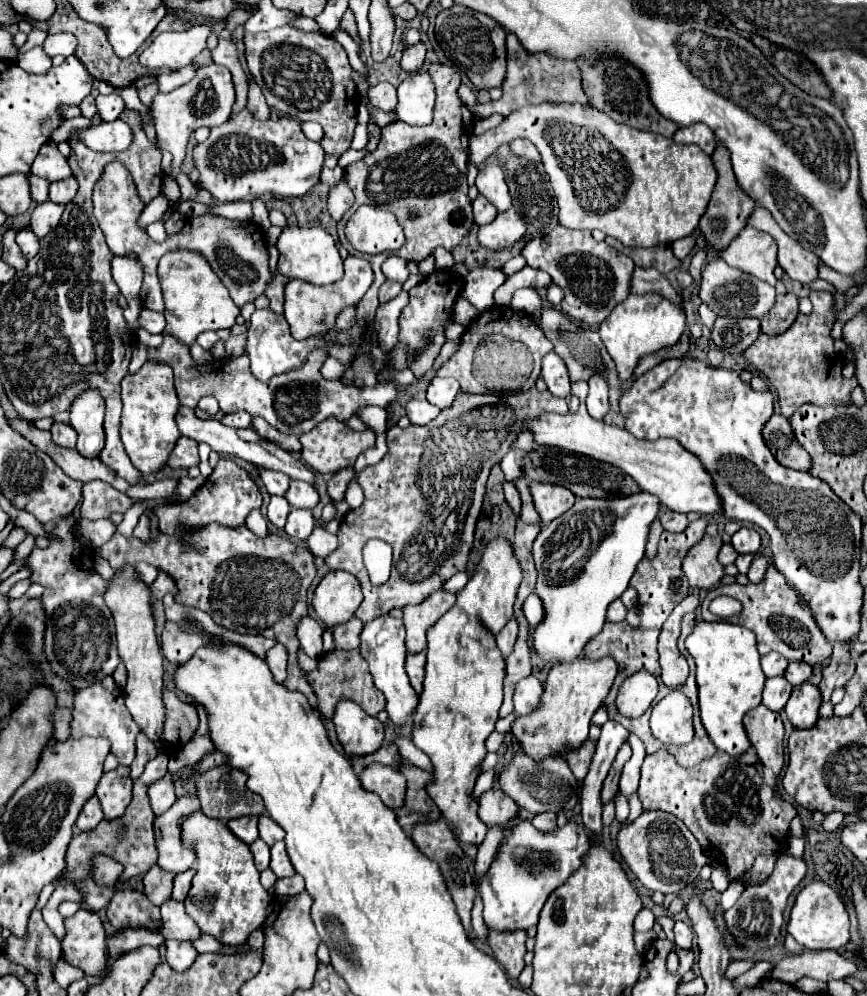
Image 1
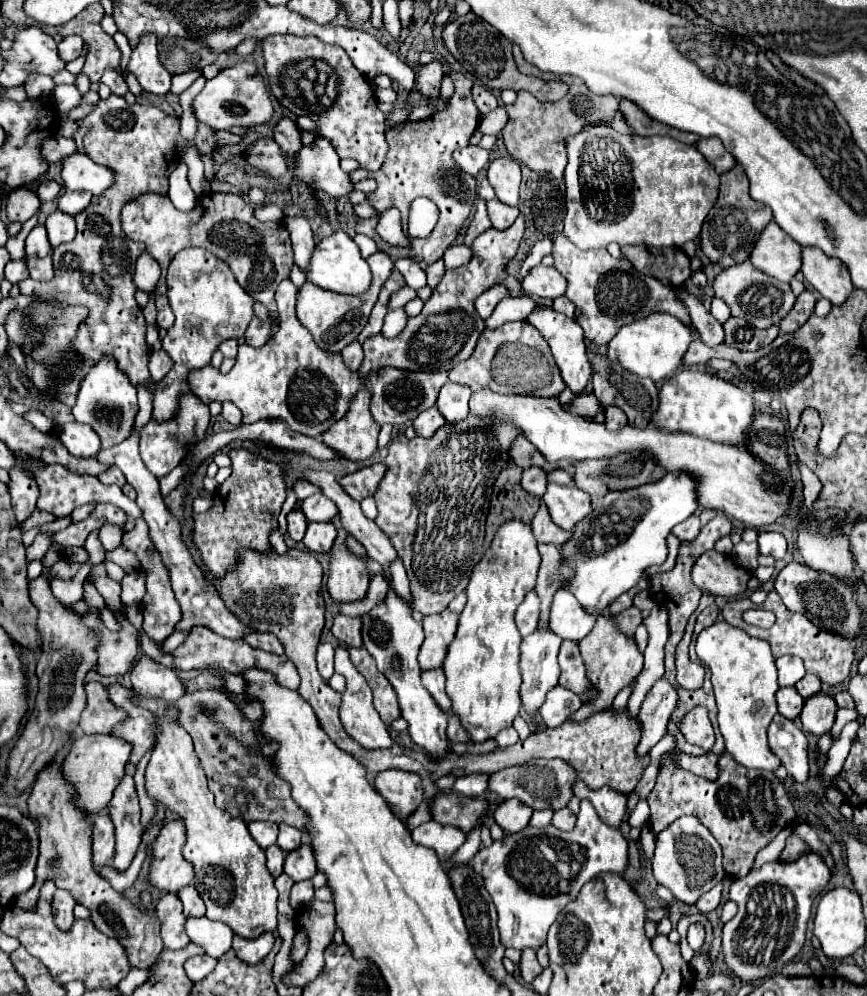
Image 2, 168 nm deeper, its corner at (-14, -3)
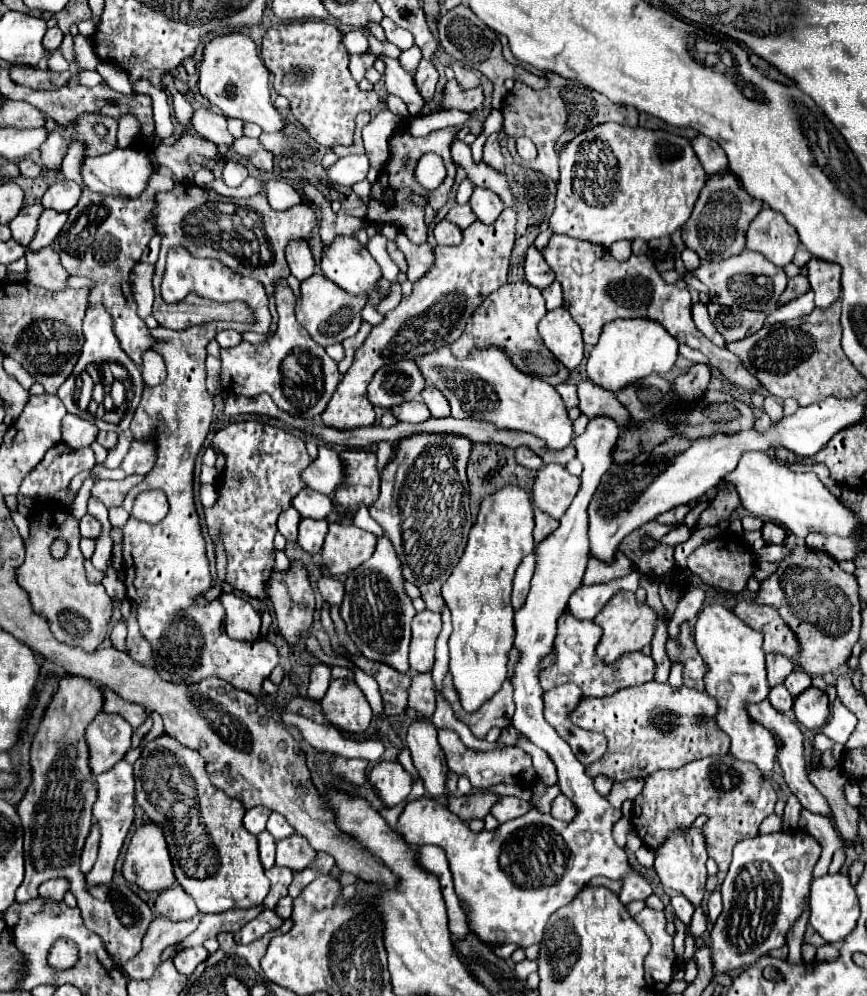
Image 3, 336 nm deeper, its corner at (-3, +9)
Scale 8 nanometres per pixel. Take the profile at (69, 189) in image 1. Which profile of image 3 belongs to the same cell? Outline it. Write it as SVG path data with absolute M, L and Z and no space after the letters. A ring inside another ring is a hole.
M63 179L63 181L53 183L45 191L41 203L43 203L43 207L55 209L55 211L69 211L77 205L79 197L81 197L81 187L75 181Z

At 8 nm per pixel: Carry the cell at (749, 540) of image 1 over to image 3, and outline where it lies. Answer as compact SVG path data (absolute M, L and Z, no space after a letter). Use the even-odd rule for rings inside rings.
M765 521L761 533L763 533L763 541L765 543L775 543L775 545L781 545L783 537L785 537L783 527L777 525L777 523L773 523L773 521Z

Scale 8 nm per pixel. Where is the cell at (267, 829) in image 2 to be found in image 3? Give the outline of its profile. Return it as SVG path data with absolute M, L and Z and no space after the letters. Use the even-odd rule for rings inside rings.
M265 807L249 809L249 811L245 813L245 817L243 817L243 825L245 825L245 829L247 829L249 833L259 835L259 833L265 831L265 823L267 823L269 815L271 815L271 811L267 811Z

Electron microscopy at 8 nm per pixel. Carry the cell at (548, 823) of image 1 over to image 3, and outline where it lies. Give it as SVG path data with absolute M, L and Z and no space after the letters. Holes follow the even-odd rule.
M559 795L551 803L551 815L561 821L571 821L575 817L575 805L565 795Z

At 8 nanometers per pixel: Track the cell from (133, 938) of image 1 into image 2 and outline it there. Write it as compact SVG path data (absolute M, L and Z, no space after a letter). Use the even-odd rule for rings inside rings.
M64 751L56 755L38 773L32 785L32 795L28 799L28 811L30 811L30 817L34 817L40 827L40 857L36 865L36 883L32 885L30 891L26 891L26 895L20 895L16 899L14 907L34 911L42 883L46 883L52 877L58 889L70 891L70 895L92 913L90 919L102 933L122 943L122 947L126 949L130 967L150 969L156 963L160 951L164 949L162 939L160 939L158 919L138 909L136 905L132 905L122 893L114 891L112 885L106 879L102 879L98 871L94 871L92 867L92 819L86 815L86 811L82 811L74 803L76 789L62 775L62 759L64 759Z

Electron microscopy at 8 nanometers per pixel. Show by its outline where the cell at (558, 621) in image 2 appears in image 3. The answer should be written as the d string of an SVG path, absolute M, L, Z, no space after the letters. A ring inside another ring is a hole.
M633 571L631 575L615 579L611 583L581 585L571 593L571 599L567 601L567 613L575 619L593 619L619 589L635 591L639 587L639 577L641 573Z

